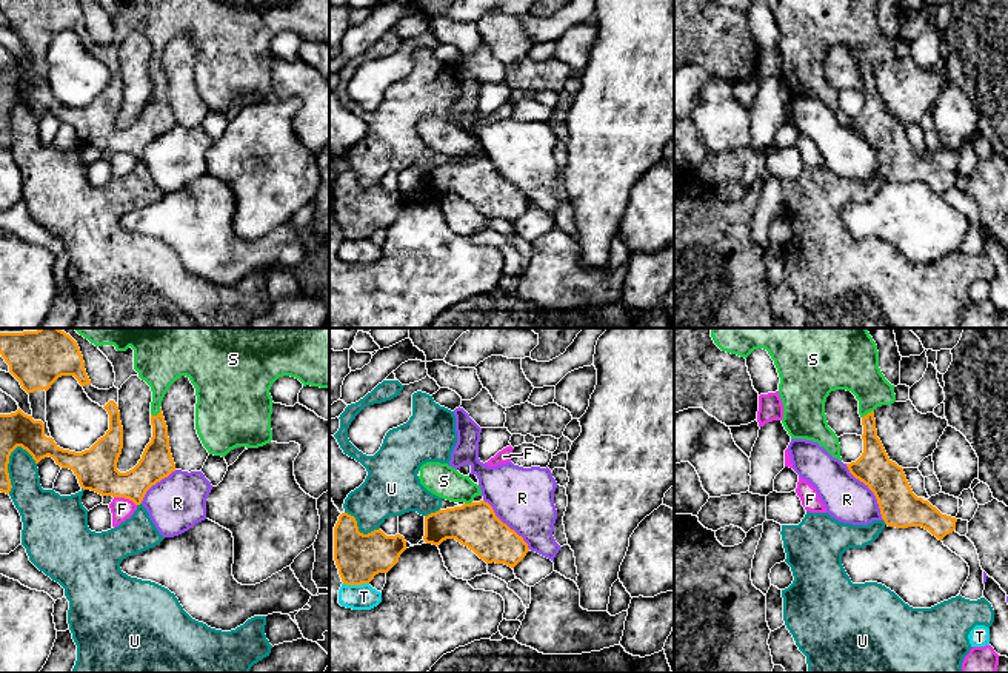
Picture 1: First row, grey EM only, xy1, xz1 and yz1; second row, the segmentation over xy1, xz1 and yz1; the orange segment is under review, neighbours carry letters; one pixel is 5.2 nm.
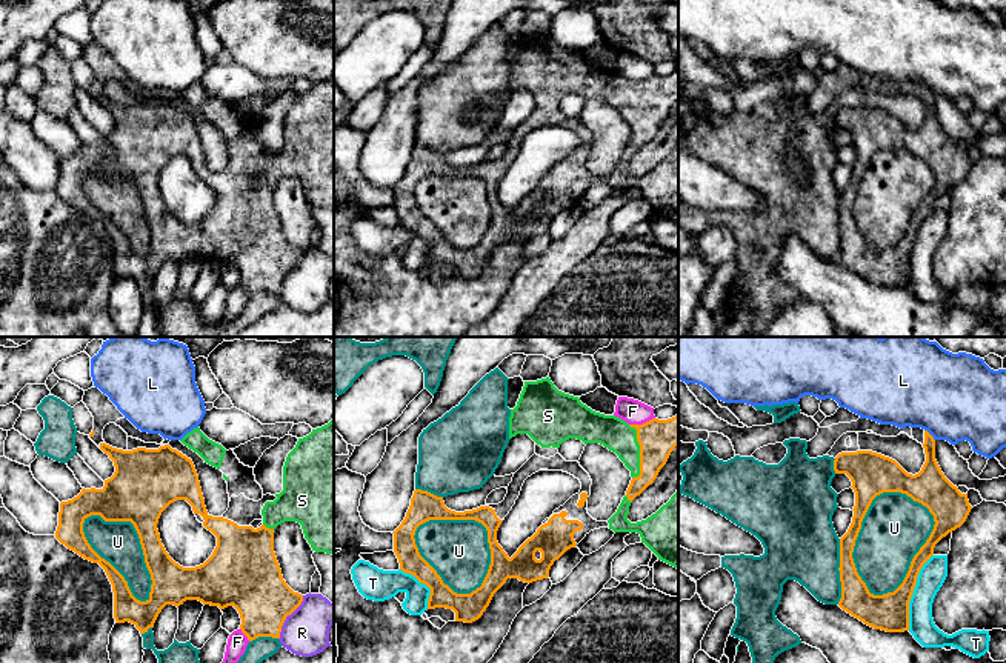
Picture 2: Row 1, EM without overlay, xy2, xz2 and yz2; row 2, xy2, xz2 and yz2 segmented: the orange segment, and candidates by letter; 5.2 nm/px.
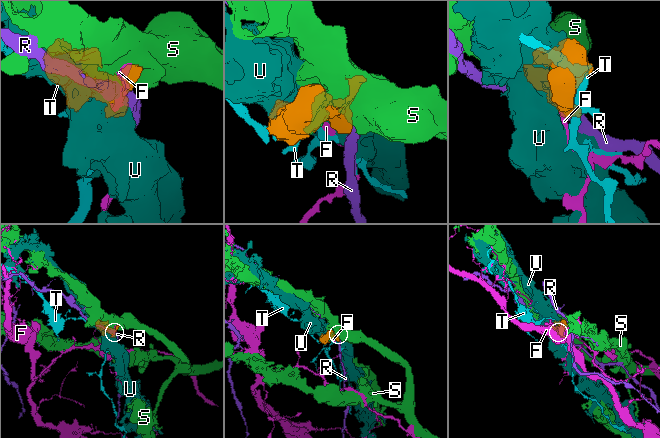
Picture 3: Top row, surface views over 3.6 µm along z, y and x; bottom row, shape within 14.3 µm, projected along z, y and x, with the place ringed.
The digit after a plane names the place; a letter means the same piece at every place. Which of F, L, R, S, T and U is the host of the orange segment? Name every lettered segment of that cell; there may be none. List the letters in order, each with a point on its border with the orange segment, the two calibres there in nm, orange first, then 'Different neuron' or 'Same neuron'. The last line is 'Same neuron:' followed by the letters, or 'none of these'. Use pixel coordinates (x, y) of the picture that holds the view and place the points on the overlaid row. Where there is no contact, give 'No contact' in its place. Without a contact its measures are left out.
F: Touches orange at xz2 (643, 423). Thickness 200 nm (orange) against 130 nm. Different neuron
L: Touches orange at yz2 (931, 436). Thickness 170 nm (orange) against 460 nm. Different neuron
R: Touches orange at yz1 (871, 490). Thickness 200 nm (orange) against 240 nm. Different neuron
S: Touches orange at xz2 (640, 451). Thickness 200 nm (orange) against 170 nm. Same neuron
T: Touches orange at yz2 (912, 593). Thickness 200 nm (orange) against 140 nm. Different neuron
U: Touches orange at yz2 (857, 534). Thickness 140 nm (orange) against 340 nm. Different neuron
Same neuron: S

